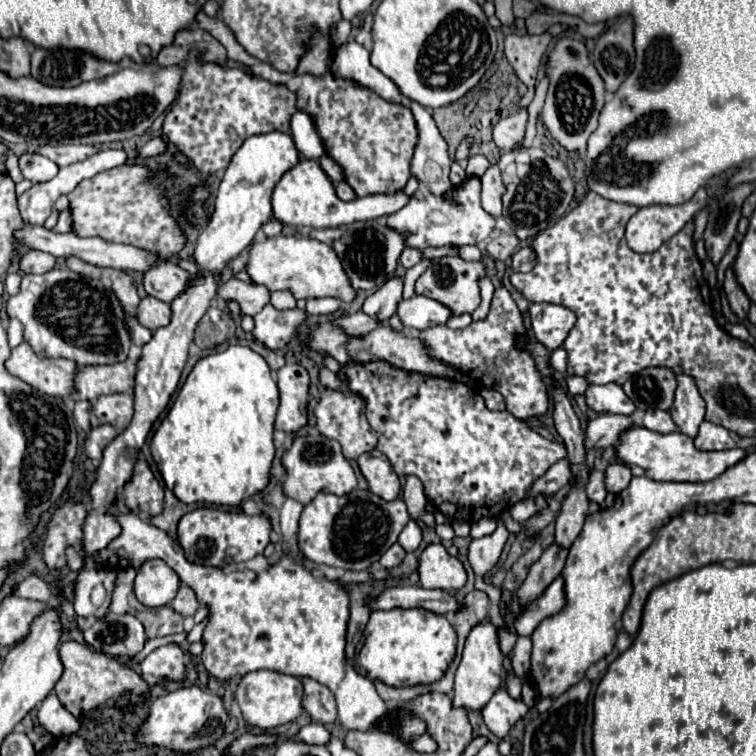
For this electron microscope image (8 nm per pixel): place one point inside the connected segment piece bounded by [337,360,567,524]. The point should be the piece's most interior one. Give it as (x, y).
(474, 463)

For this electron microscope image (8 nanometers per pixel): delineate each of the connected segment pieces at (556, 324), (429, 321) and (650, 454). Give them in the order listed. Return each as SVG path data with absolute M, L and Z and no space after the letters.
M549 302L529 304L529 316L535 338L551 352L563 344L563 340L567 338L569 330L575 326L577 320L569 308Z
M413 296L409 300L401 300L397 314L405 328L427 330L437 324L445 324L453 314L445 304L431 300L427 296Z
M631 426L627 432L619 436L619 442L615 446L615 454L621 462L627 466L635 464L645 470L645 476L653 480L665 480L665 482L707 482L723 474L729 466L737 464L747 452L741 448L733 450L721 450L721 452L701 452L693 446L693 438L689 438L683 432L671 432L671 434L659 434L651 432L643 426Z

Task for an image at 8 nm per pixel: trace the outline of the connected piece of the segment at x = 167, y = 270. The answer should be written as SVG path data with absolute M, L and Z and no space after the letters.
M173 260L155 262L147 272L143 272L145 292L167 304L185 290L189 280L191 280L191 274L181 270Z

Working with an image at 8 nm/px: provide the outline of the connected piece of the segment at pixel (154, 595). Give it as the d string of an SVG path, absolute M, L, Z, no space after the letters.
M147 560L137 568L133 582L135 596L145 606L165 606L169 604L179 588L179 576L163 564L163 560Z

